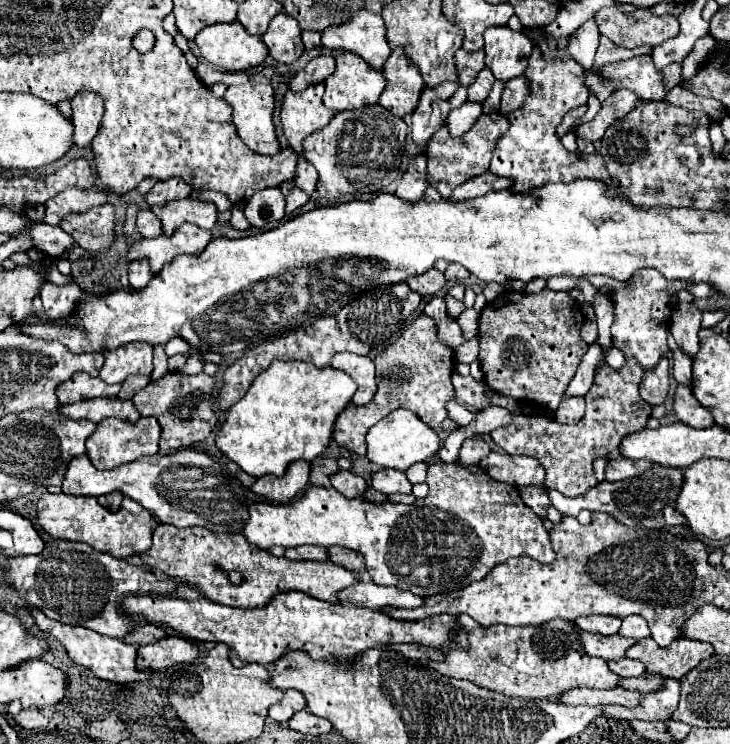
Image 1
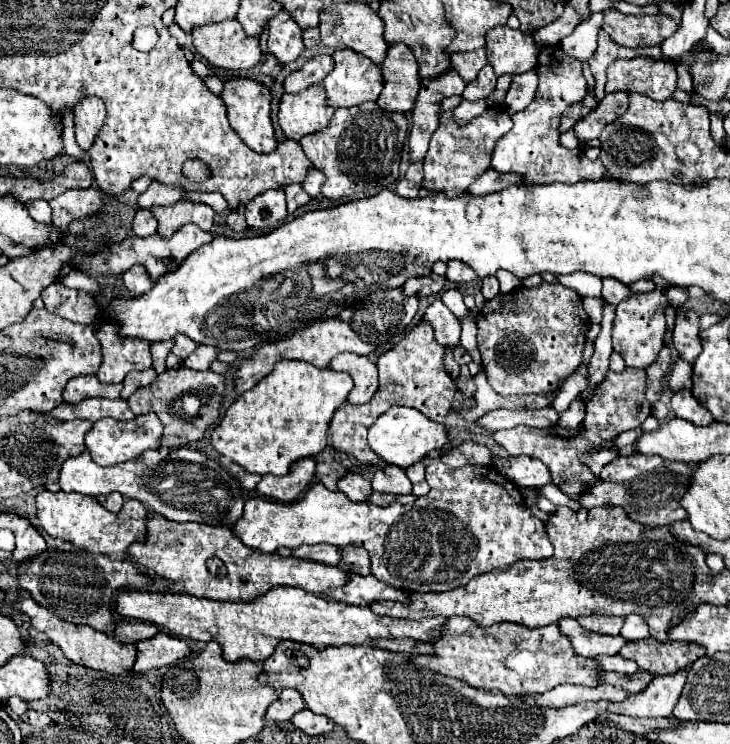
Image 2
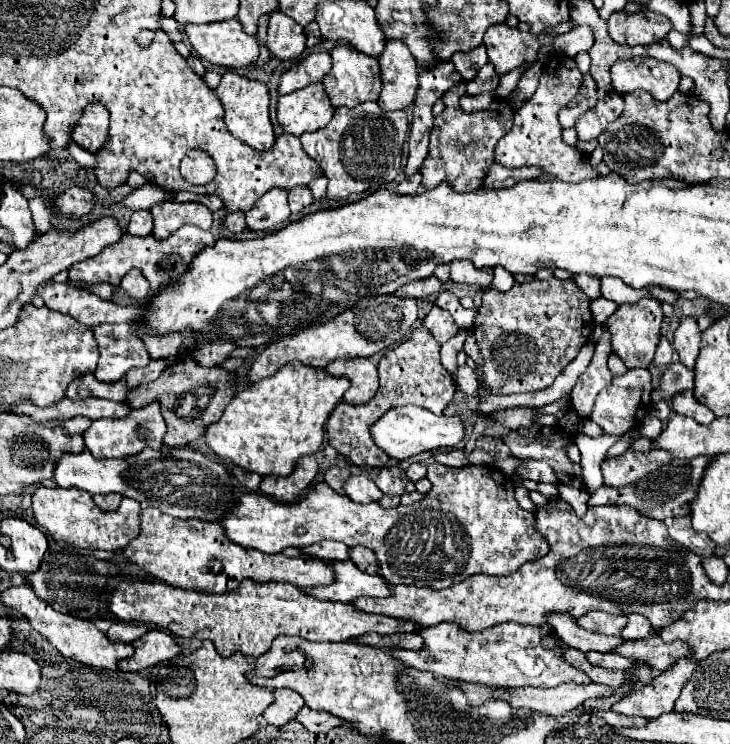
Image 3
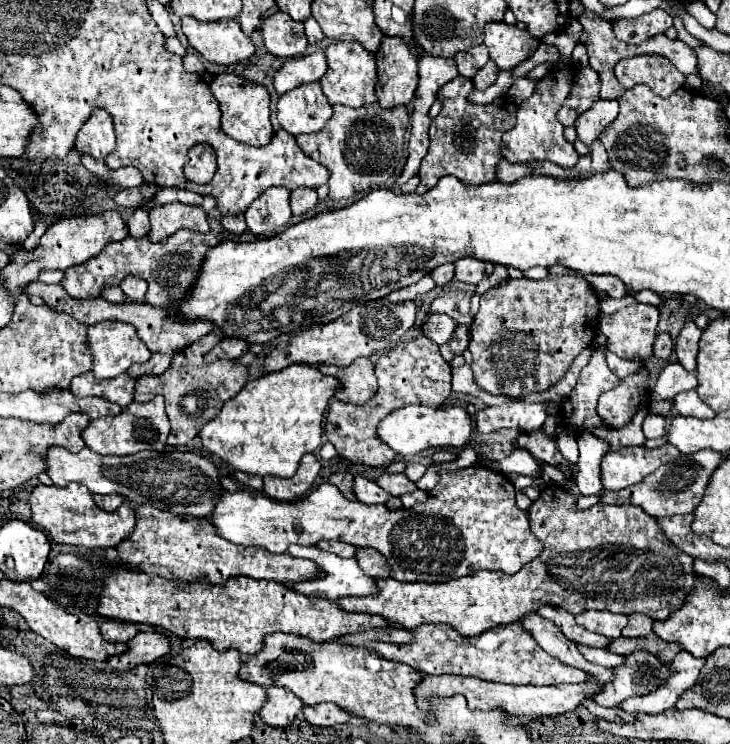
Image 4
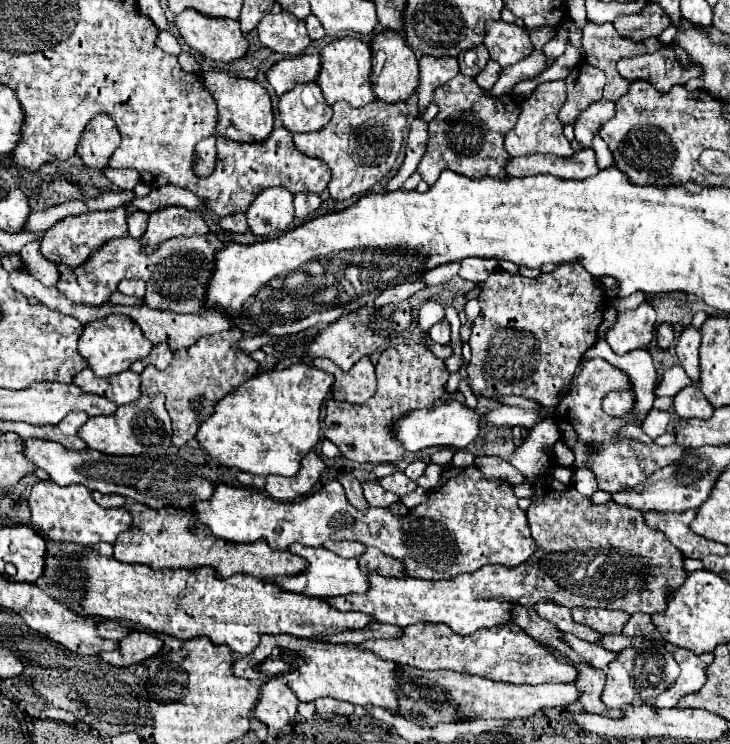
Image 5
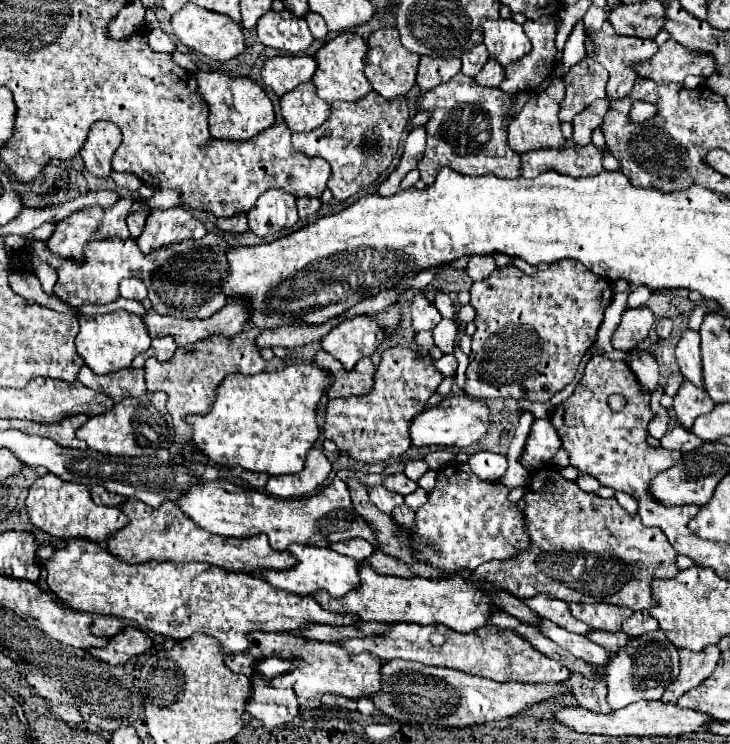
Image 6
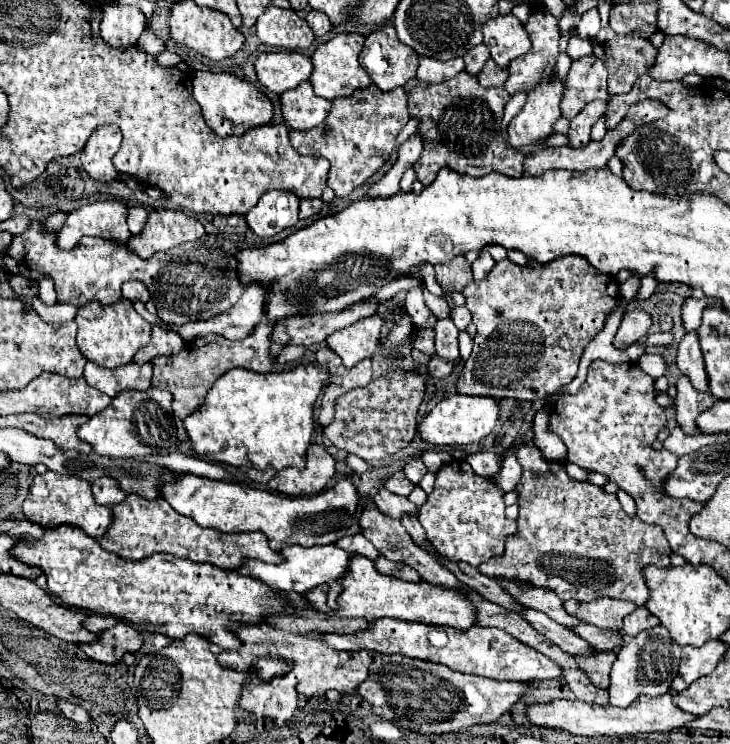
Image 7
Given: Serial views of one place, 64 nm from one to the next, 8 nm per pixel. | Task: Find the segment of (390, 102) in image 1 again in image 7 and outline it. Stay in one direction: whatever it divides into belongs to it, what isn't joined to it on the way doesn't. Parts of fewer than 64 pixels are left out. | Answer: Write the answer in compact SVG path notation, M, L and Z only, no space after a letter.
M392 24L366 36L360 64L380 90L394 90L416 76L420 56L402 44Z

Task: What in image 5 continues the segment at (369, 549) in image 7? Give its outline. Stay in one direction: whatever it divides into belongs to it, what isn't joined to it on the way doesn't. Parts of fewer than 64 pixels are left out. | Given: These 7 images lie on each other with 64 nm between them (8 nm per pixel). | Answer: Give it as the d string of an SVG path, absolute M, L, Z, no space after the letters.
M328 540L328 544L324 544L324 548L336 552L342 558L358 558L366 552L366 546L362 542L348 542L348 540L342 540L342 542Z

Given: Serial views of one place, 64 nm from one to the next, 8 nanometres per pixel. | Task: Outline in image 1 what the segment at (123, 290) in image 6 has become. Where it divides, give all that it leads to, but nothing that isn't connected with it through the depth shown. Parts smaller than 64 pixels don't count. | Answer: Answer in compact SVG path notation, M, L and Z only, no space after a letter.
M136 260L136 264L130 264L130 268L128 268L130 288L144 288L148 284L148 280L152 280L152 272L150 272L148 264L144 264L144 260Z

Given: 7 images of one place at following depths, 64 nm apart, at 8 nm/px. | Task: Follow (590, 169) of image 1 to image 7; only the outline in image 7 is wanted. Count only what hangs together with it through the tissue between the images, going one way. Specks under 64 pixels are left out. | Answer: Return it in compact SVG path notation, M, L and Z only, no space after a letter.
M550 78L552 80L542 80L532 92L528 92L524 108L512 118L508 126L512 148L522 148L554 134L552 124L560 116L562 84L558 78L545 79Z

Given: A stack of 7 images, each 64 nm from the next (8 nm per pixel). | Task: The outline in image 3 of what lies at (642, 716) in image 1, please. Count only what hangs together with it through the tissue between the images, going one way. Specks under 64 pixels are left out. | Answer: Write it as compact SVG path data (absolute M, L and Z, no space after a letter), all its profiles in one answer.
M680 658L672 668L664 670L640 692L632 692L624 700L612 706L612 710L626 716L644 716L658 718L664 712L674 710L674 702L680 696L680 690L688 684L690 676L696 670L696 662L690 658Z

